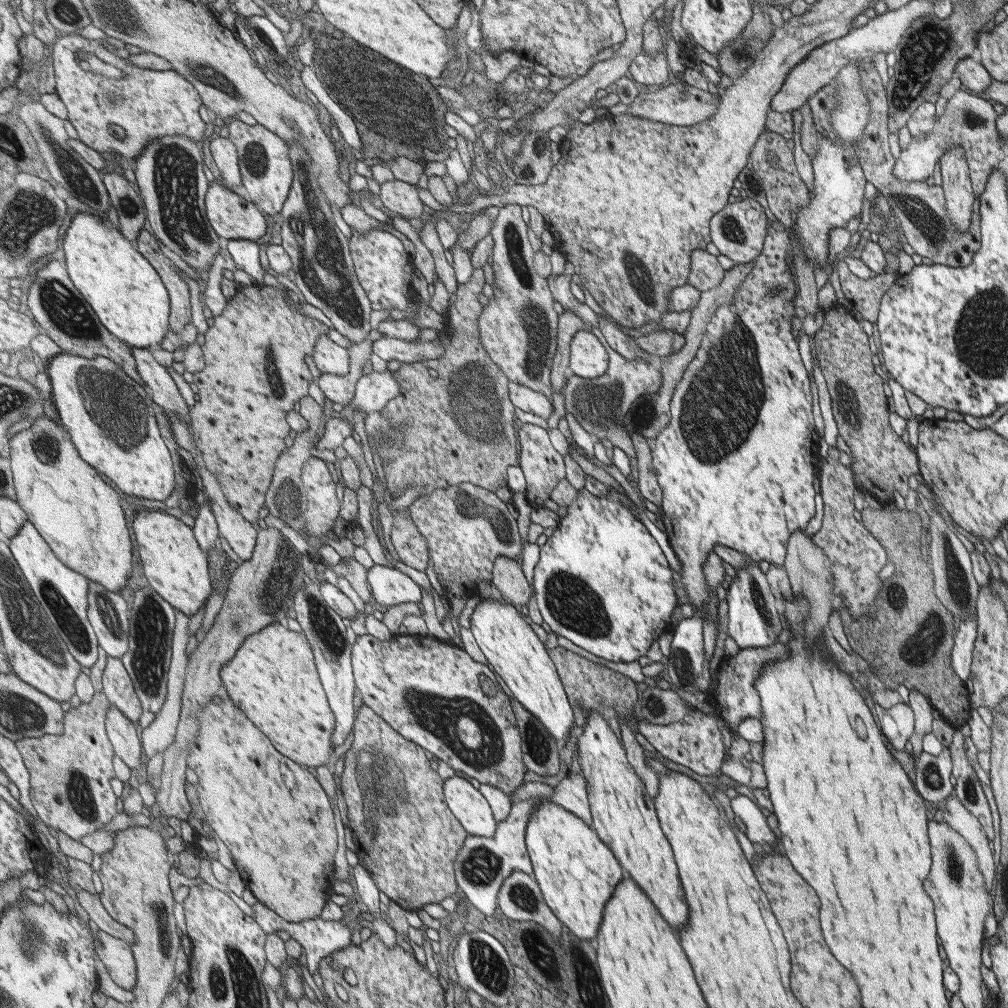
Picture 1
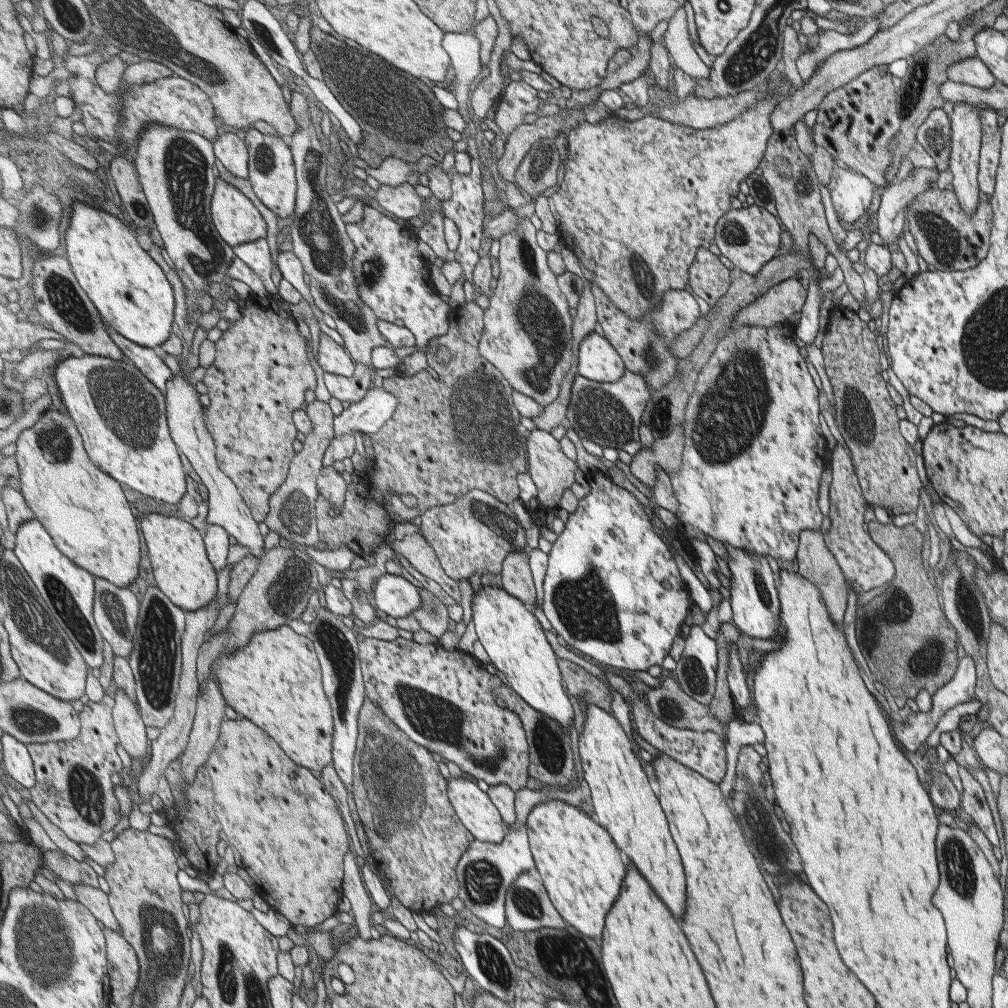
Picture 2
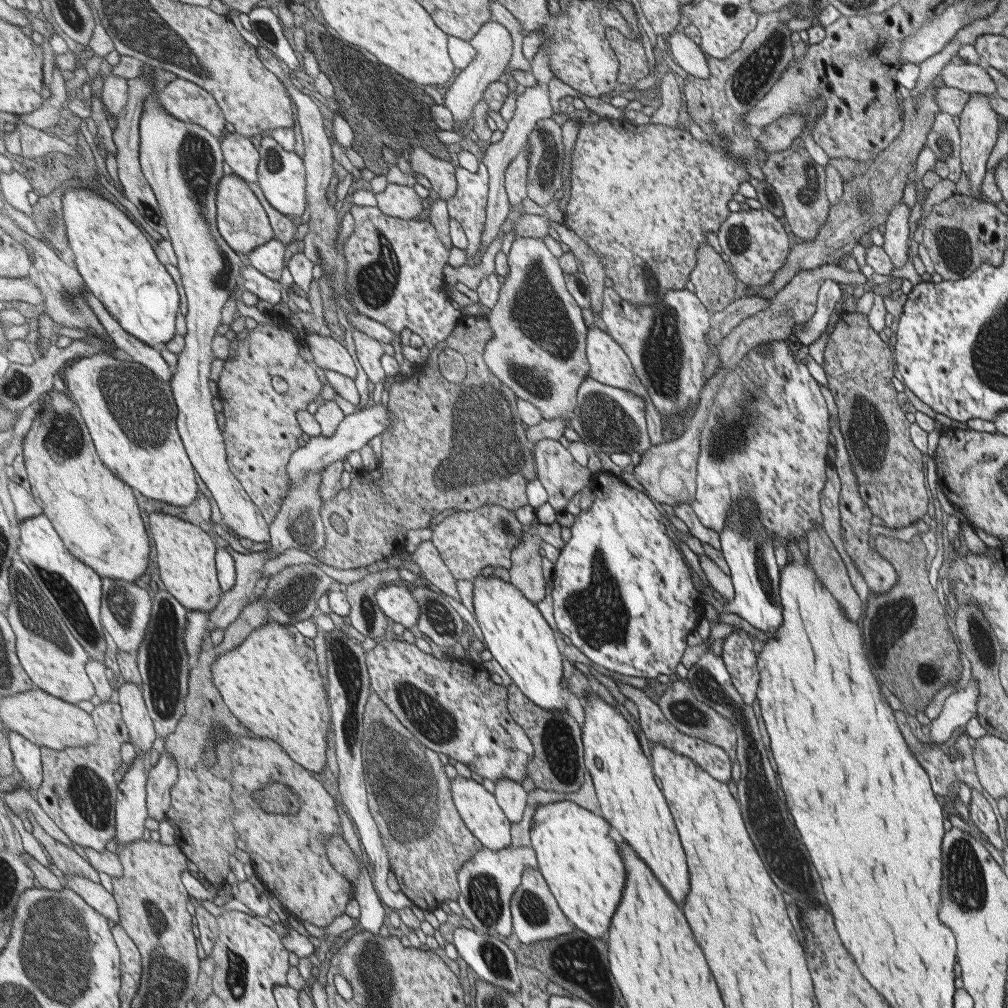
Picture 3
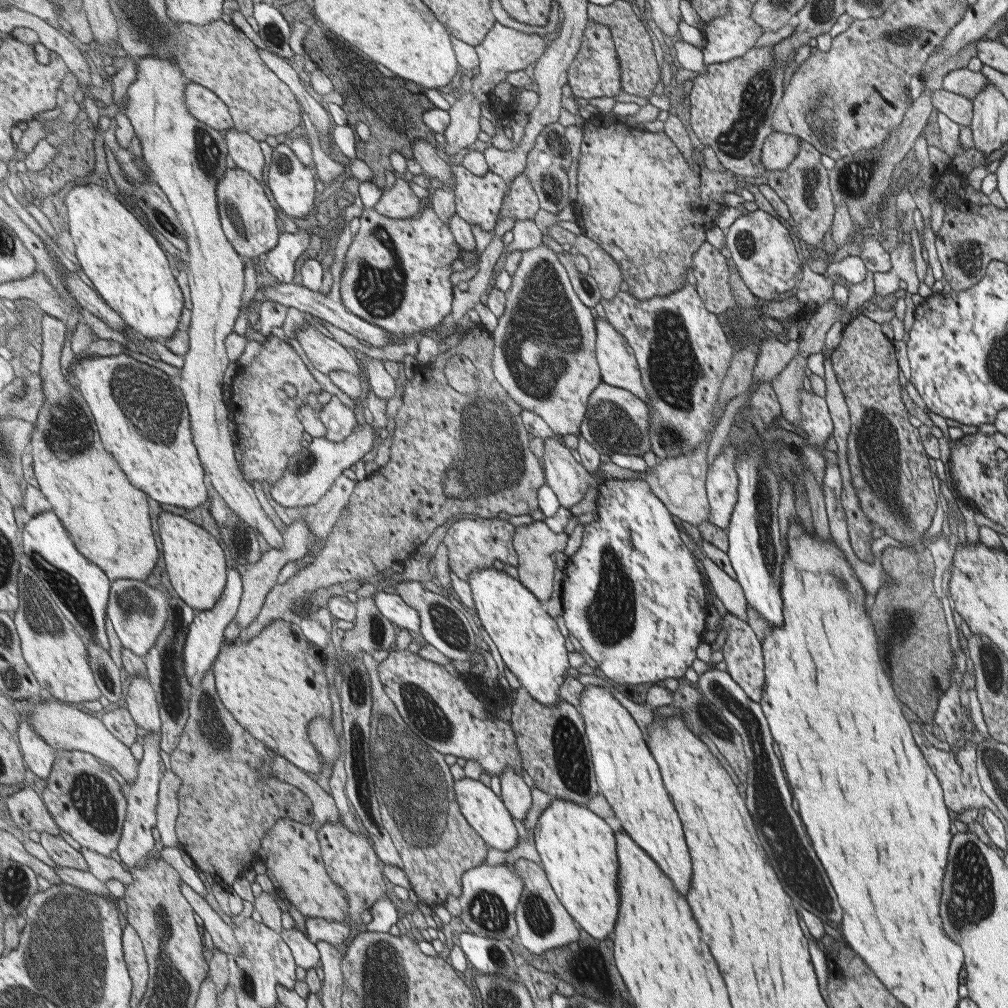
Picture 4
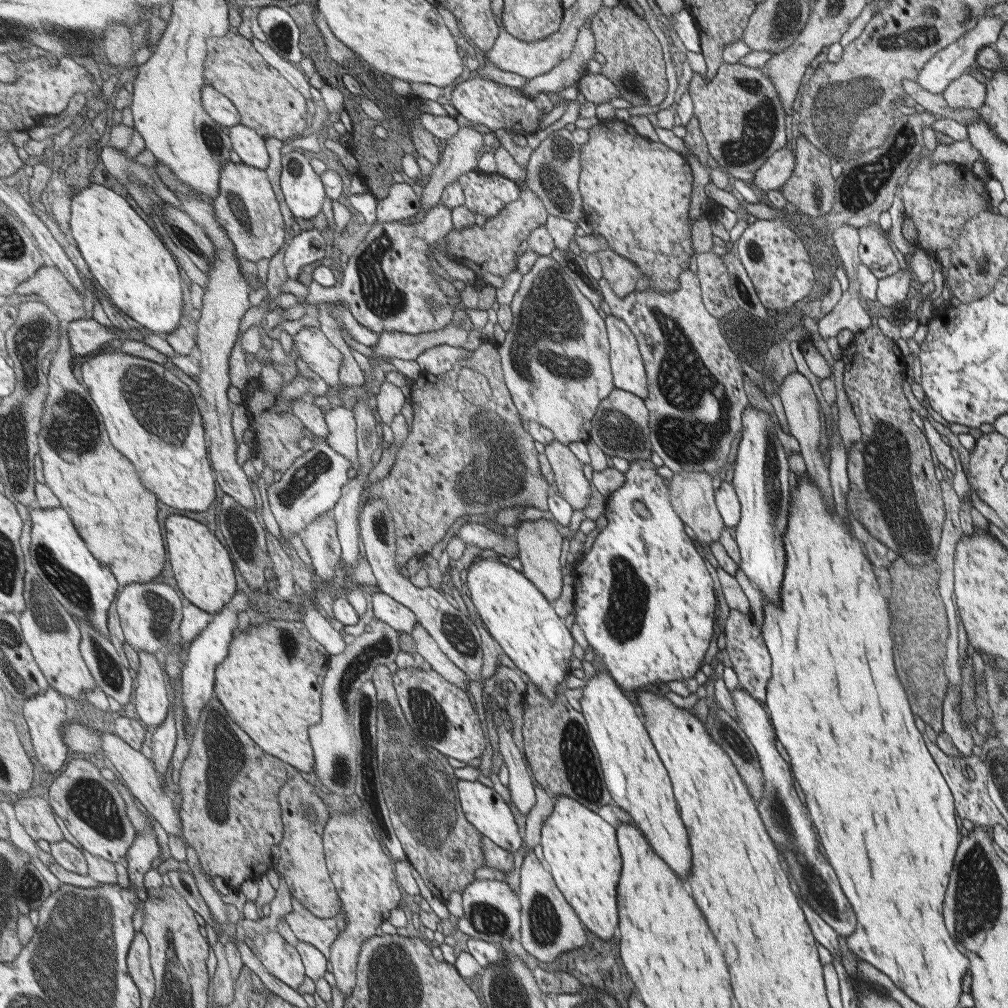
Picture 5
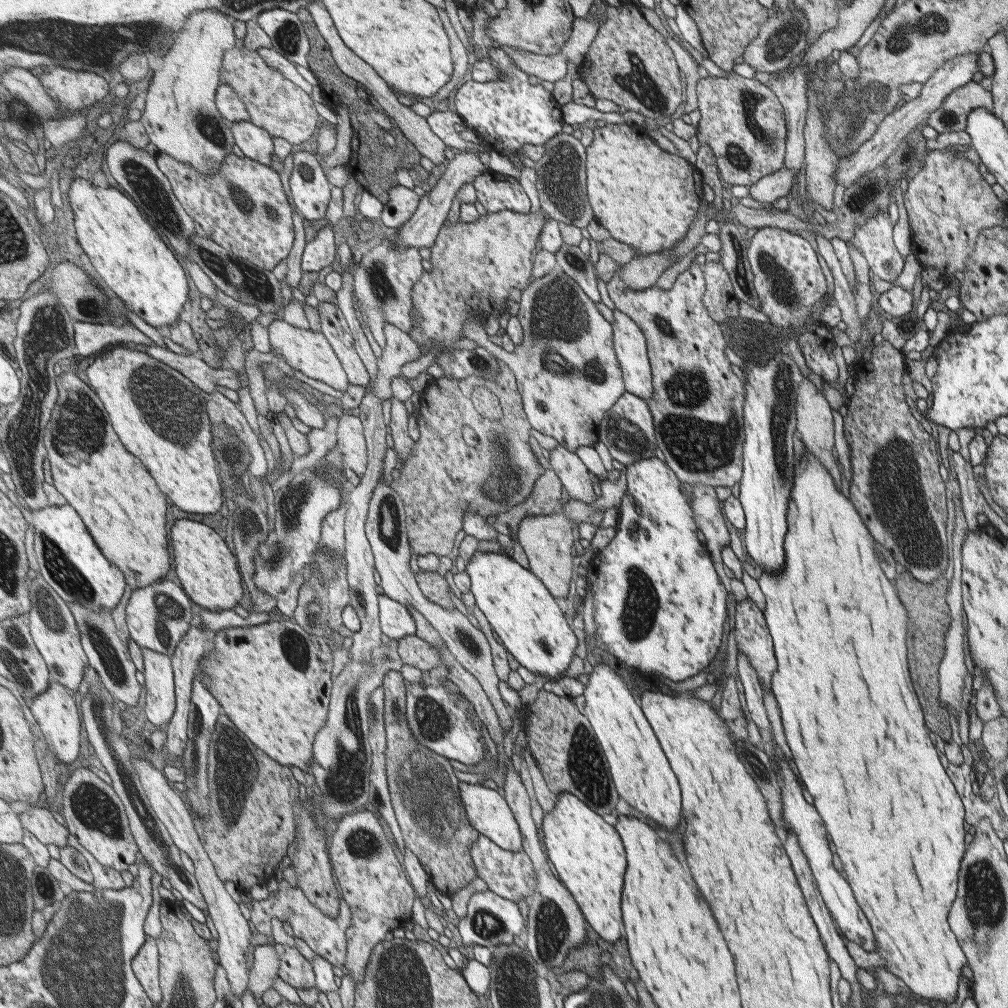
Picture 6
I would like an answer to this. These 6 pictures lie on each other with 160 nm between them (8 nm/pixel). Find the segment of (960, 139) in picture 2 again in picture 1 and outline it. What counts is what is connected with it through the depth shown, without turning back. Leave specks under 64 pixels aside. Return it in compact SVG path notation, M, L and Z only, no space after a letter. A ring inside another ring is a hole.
M953 145L942 154L938 162L948 217L953 226L964 233L970 223L971 206L975 199L963 148Z

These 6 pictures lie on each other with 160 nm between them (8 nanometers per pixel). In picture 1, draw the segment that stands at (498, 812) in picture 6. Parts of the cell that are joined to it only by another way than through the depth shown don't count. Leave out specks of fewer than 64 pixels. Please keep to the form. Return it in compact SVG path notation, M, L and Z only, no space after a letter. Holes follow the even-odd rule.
M454 775L444 784L448 805L474 837L493 838L498 831L498 819L487 797L469 780Z

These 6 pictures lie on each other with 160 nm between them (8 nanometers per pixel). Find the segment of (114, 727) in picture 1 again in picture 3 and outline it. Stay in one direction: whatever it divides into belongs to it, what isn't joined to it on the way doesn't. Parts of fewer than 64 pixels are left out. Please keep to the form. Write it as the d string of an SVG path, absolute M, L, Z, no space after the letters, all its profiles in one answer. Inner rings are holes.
M133 683L116 687L118 702L122 706L123 718L127 723L131 740L138 753L147 754L153 748L158 734L151 718L142 688Z

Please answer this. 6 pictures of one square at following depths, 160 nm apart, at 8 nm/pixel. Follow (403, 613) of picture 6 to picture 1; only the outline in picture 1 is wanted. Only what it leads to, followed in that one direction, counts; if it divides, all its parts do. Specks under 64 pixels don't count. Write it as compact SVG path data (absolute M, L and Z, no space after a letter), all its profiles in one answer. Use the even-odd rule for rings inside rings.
M375 564L368 572L376 606L386 609L407 602L421 602L421 586L393 566Z

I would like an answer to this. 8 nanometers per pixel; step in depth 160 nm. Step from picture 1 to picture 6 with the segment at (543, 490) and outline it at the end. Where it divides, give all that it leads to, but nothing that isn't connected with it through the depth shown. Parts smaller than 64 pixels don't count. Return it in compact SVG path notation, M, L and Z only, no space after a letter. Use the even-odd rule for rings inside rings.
M559 444L555 450L550 451L550 460L552 468L562 480L566 498L587 504L595 502L590 473L574 453Z

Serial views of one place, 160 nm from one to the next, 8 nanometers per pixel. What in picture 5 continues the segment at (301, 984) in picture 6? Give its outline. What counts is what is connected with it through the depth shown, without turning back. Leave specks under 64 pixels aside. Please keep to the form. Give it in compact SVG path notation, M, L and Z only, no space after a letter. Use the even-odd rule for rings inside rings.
M268 932L259 934L253 941L257 956L277 978L293 988L305 982L305 963L299 952L281 934Z

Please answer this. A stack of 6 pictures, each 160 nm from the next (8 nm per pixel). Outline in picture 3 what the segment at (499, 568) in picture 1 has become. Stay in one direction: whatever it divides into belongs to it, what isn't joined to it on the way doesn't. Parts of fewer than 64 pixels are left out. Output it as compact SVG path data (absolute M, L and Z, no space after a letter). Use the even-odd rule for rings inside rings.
M554 522L552 525L535 524L524 528L521 542L513 549L512 563L509 569L510 581L537 603L545 600L545 576L543 576L543 556L541 546L543 542L549 543L557 549L563 548L561 524Z

